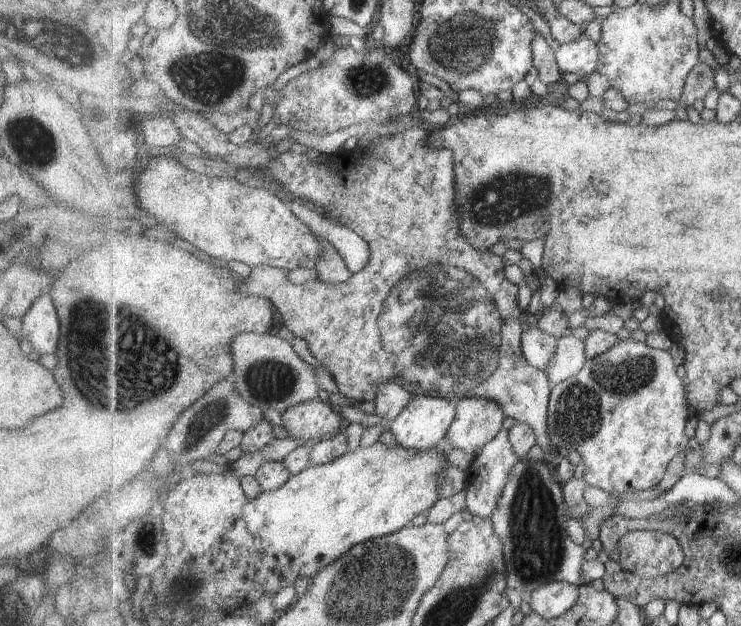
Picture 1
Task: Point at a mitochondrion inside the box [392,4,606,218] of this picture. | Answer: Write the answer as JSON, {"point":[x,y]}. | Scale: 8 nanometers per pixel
{"point":[464,44]}

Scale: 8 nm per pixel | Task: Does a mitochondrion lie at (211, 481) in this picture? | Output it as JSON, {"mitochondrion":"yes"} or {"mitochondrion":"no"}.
{"mitochondrion":"no"}

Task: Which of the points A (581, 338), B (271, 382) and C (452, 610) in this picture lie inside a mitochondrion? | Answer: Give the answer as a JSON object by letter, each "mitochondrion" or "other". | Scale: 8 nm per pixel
{"A":"other","B":"mitochondrion","C":"mitochondrion"}

